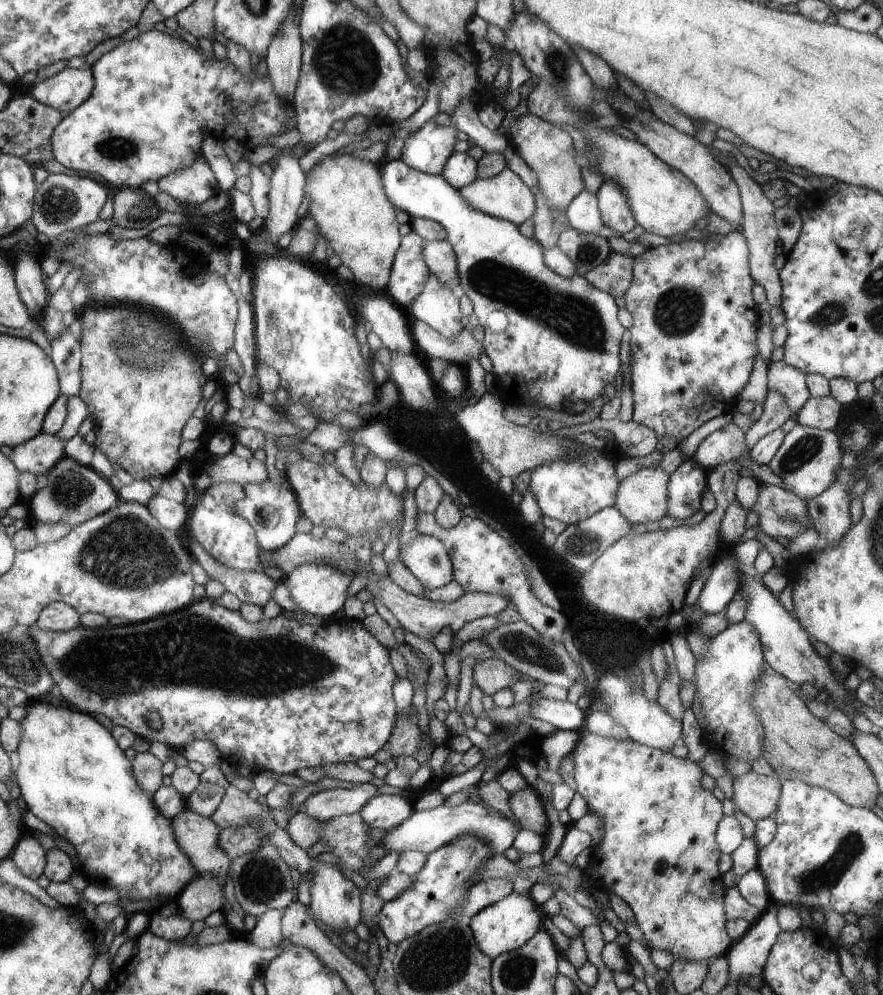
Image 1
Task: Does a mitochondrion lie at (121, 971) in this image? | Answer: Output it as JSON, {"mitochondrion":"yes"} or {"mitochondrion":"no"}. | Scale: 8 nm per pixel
{"mitochondrion":"no"}

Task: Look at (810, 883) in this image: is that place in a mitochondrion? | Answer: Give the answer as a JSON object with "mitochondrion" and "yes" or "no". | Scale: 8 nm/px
{"mitochondrion":"yes"}

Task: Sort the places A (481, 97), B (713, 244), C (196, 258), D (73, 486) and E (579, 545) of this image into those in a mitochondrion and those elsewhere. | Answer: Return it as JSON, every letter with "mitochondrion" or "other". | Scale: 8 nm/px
{"A":"other","B":"other","C":"other","D":"mitochondrion","E":"mitochondrion"}

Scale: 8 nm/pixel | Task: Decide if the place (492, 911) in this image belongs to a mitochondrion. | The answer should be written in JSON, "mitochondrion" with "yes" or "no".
{"mitochondrion":"no"}

